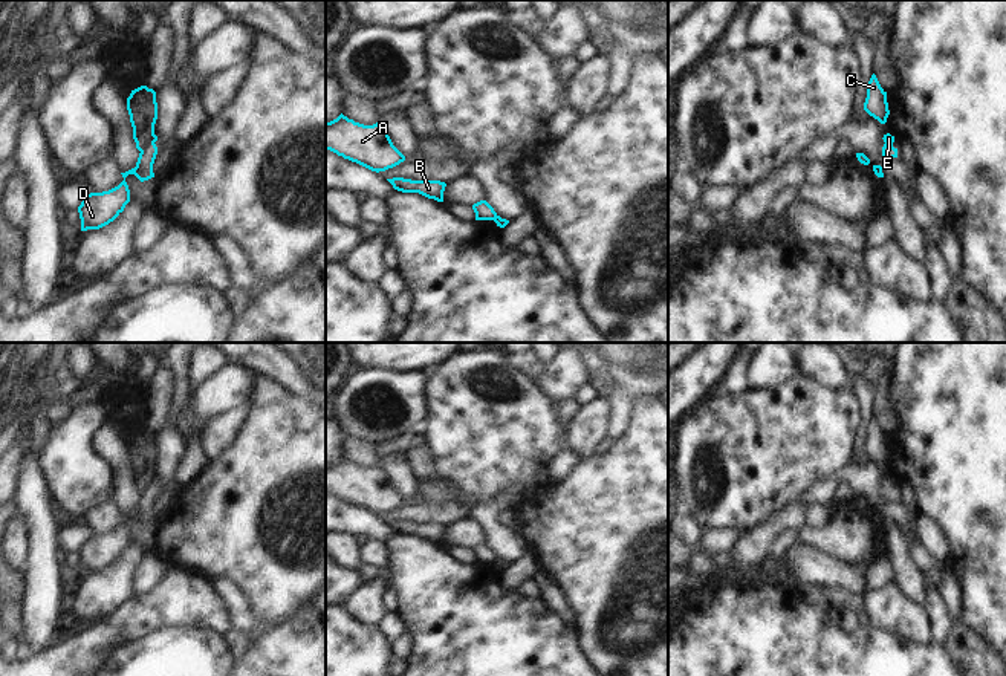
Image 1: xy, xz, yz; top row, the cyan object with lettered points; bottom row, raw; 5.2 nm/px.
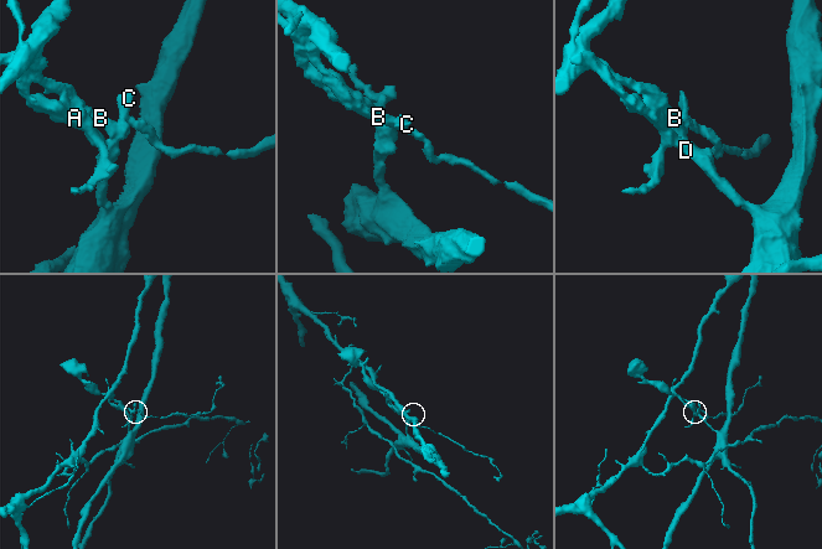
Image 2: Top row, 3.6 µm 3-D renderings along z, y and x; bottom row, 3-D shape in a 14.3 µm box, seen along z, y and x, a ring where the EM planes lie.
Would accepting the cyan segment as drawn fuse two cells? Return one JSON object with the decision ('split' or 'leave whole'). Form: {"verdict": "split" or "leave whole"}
{"verdict": "split"}

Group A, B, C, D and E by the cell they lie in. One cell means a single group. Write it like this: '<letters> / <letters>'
A C D / B E

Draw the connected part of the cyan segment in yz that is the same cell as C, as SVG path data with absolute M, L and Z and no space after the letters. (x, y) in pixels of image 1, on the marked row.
M875 73L871 75L867 84L867 98L864 102L864 110L870 116L878 119L881 124L885 124L890 115L888 102L887 102L887 92L881 87Z

